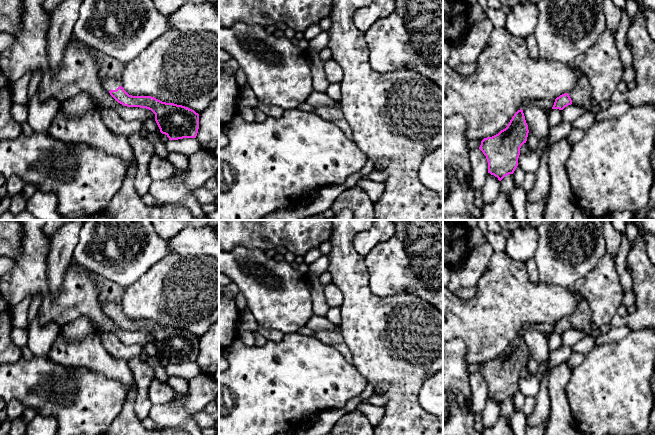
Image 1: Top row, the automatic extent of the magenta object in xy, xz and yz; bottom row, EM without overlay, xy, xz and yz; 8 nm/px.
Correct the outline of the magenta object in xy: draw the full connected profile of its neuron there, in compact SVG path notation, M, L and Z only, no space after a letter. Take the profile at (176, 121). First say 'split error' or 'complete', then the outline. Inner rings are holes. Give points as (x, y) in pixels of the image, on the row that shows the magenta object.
split error | M90 49L99 66L102 86L120 104L151 110L162 134L169 140L196 138L199 129L199 114L194 110L174 103L162 102L151 96L132 96L122 87L125 64L116 59Z

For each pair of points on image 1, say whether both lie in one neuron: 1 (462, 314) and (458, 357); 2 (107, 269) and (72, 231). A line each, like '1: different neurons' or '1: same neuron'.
1: different neurons
2: different neurons

